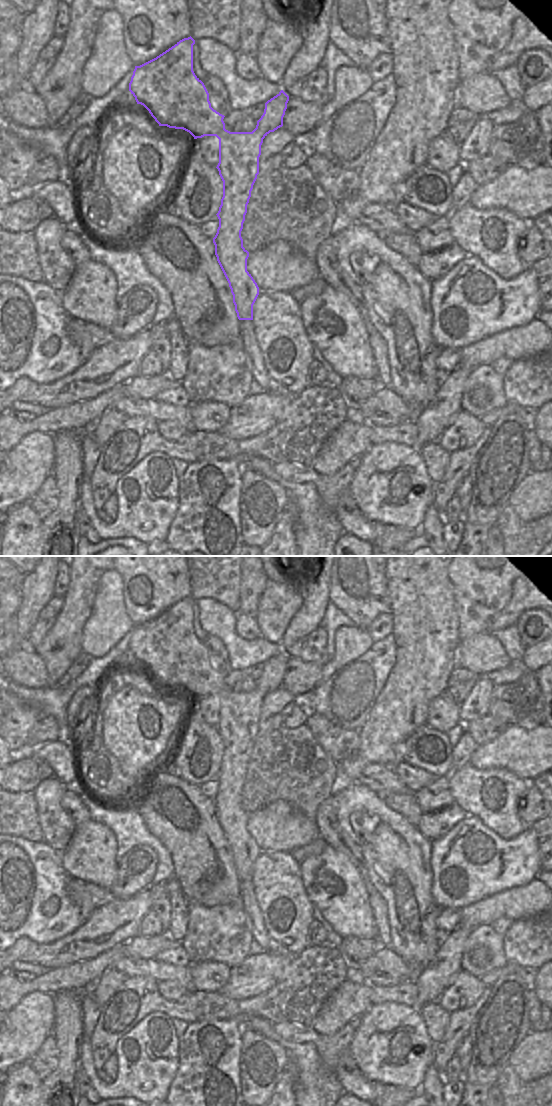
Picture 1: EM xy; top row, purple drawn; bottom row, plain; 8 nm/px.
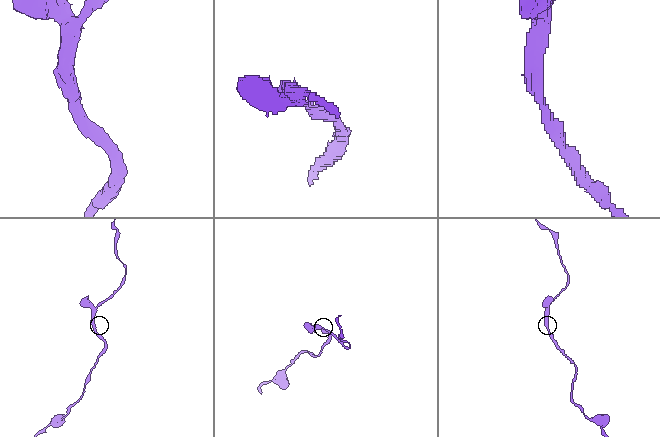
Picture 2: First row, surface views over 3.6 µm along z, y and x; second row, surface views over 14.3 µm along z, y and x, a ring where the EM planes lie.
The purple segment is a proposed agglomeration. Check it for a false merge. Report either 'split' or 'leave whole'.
leave whole

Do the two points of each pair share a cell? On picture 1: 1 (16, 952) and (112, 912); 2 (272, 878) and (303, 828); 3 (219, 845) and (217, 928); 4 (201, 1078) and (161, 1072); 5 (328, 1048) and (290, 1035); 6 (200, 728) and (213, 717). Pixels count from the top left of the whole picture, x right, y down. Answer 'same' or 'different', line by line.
1: same
2: different
3: different
4: different
5: same
6: different

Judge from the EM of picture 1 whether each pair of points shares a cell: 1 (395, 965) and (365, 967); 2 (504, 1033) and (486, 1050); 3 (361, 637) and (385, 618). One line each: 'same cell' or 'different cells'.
1: same cell
2: same cell
3: different cells

